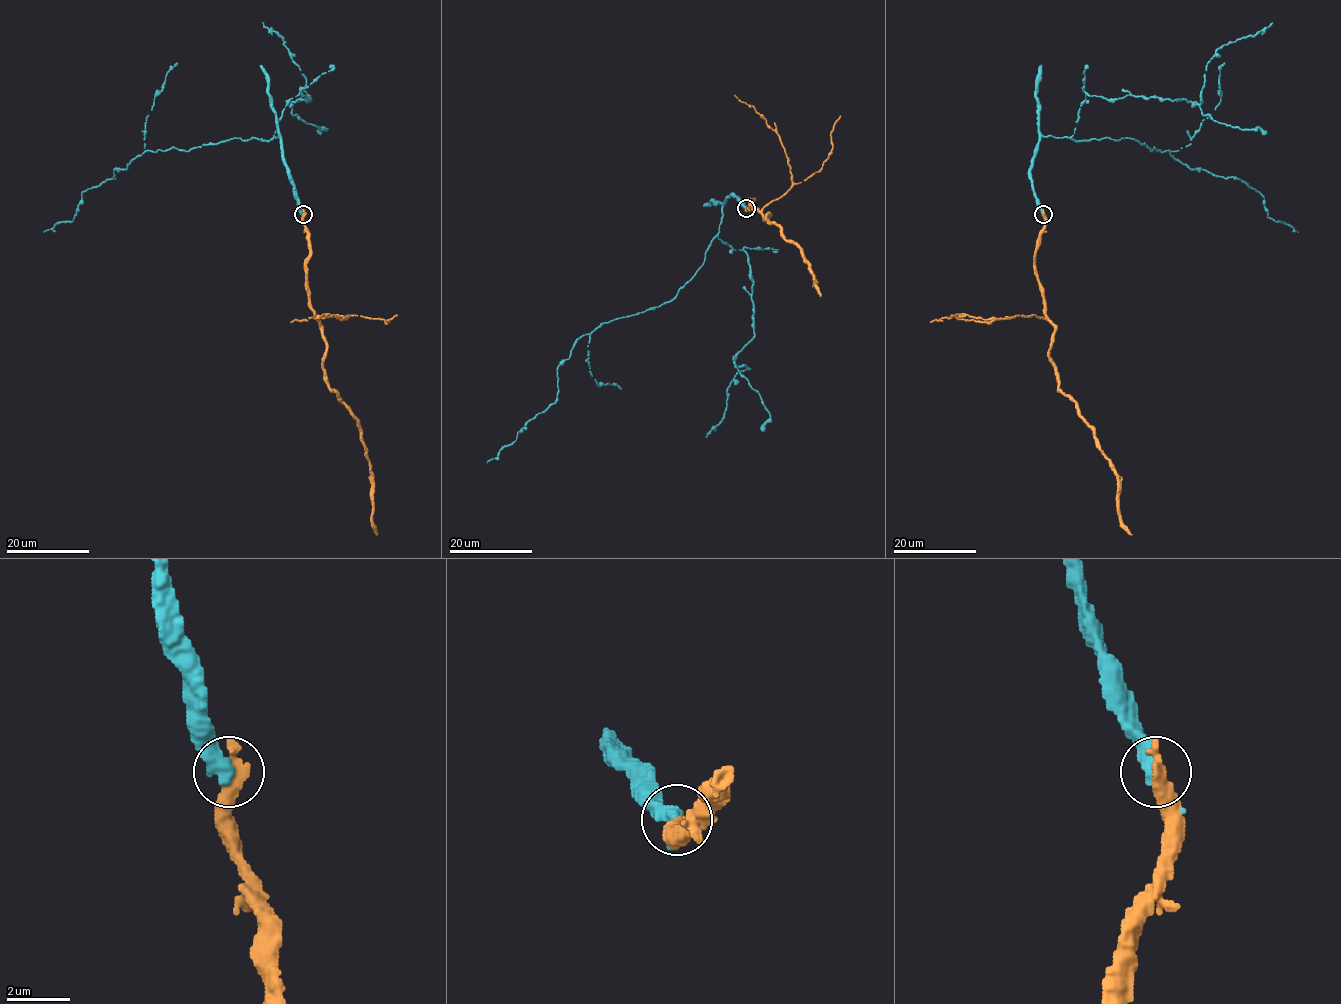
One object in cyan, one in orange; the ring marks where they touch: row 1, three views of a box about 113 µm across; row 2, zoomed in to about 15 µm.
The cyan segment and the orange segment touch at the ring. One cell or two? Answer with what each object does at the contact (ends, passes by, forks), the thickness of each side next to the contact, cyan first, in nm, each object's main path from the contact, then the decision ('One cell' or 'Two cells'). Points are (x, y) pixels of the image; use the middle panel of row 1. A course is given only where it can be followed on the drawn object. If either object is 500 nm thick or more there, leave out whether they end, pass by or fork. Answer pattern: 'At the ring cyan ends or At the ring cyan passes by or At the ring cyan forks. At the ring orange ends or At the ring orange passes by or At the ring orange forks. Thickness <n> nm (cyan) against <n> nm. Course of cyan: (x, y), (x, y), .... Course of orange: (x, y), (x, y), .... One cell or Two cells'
Thickness 550 nm (cyan) against 550 nm. Course of cyan: (747, 207), (734, 195), (727, 198), (703, 264), (674, 298), (580, 336), (558, 366), (557, 401), (487, 462). Course of orange: (747, 207), (752, 199), (753, 207), (765, 219), (768, 214), (766, 219), (801, 250), (820, 296). One cell

